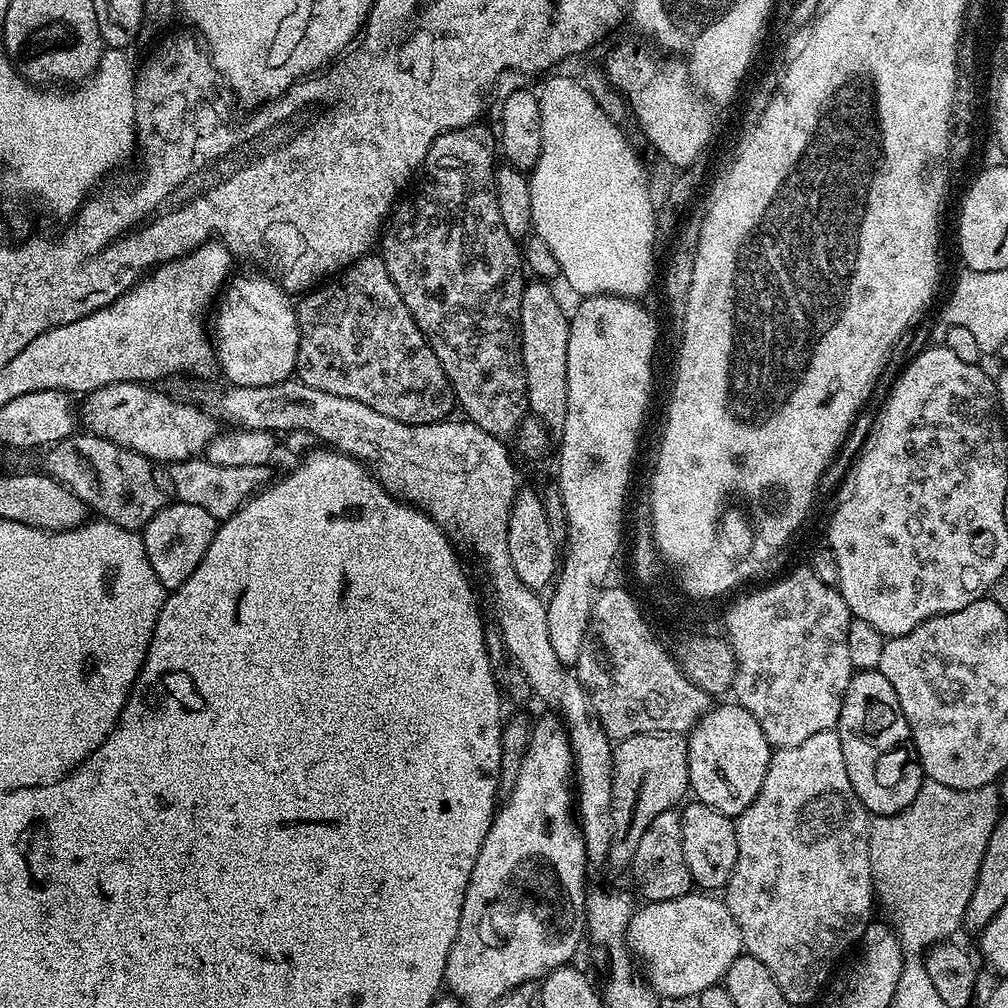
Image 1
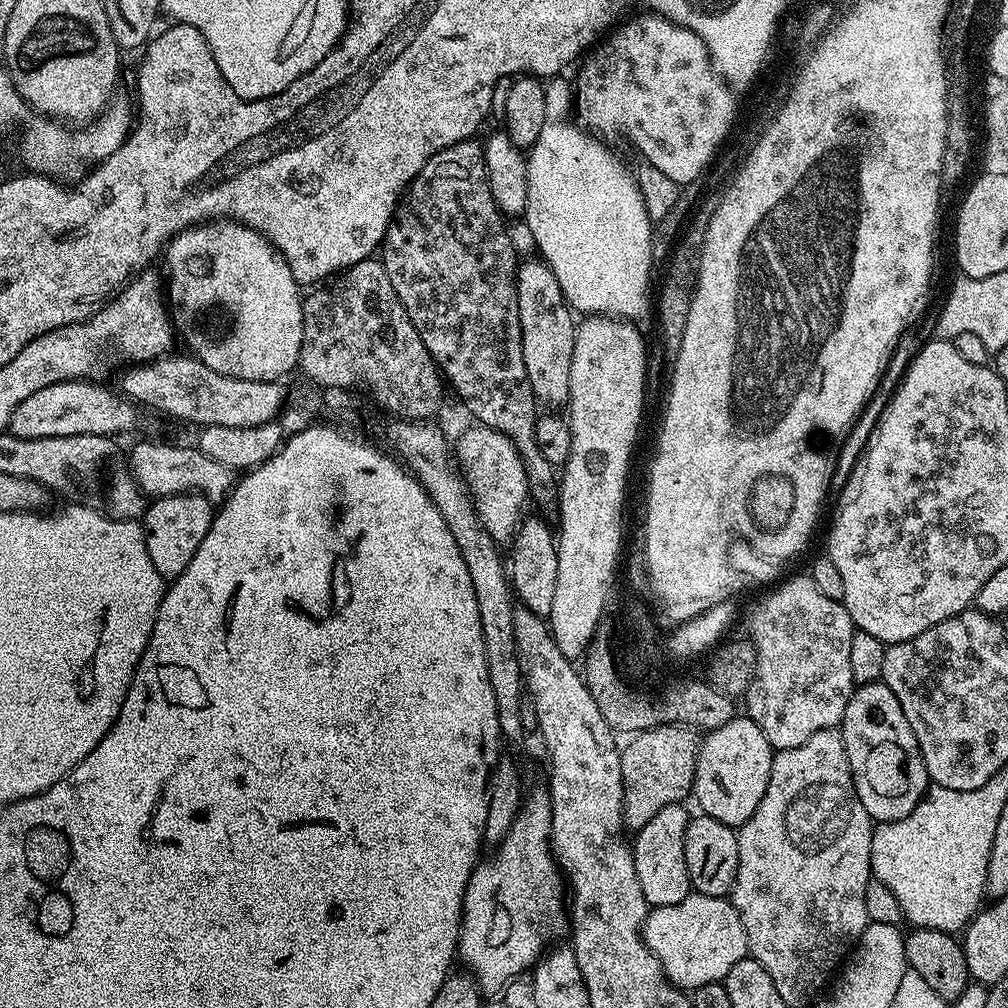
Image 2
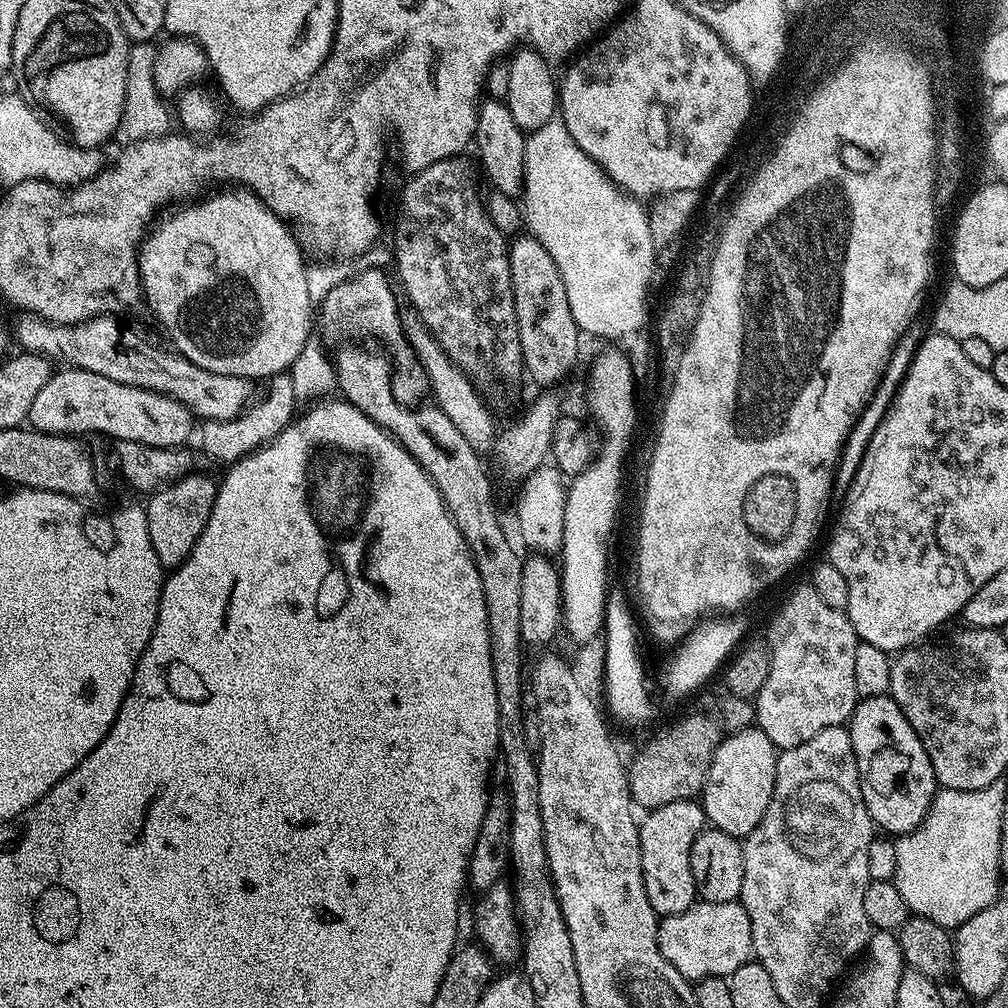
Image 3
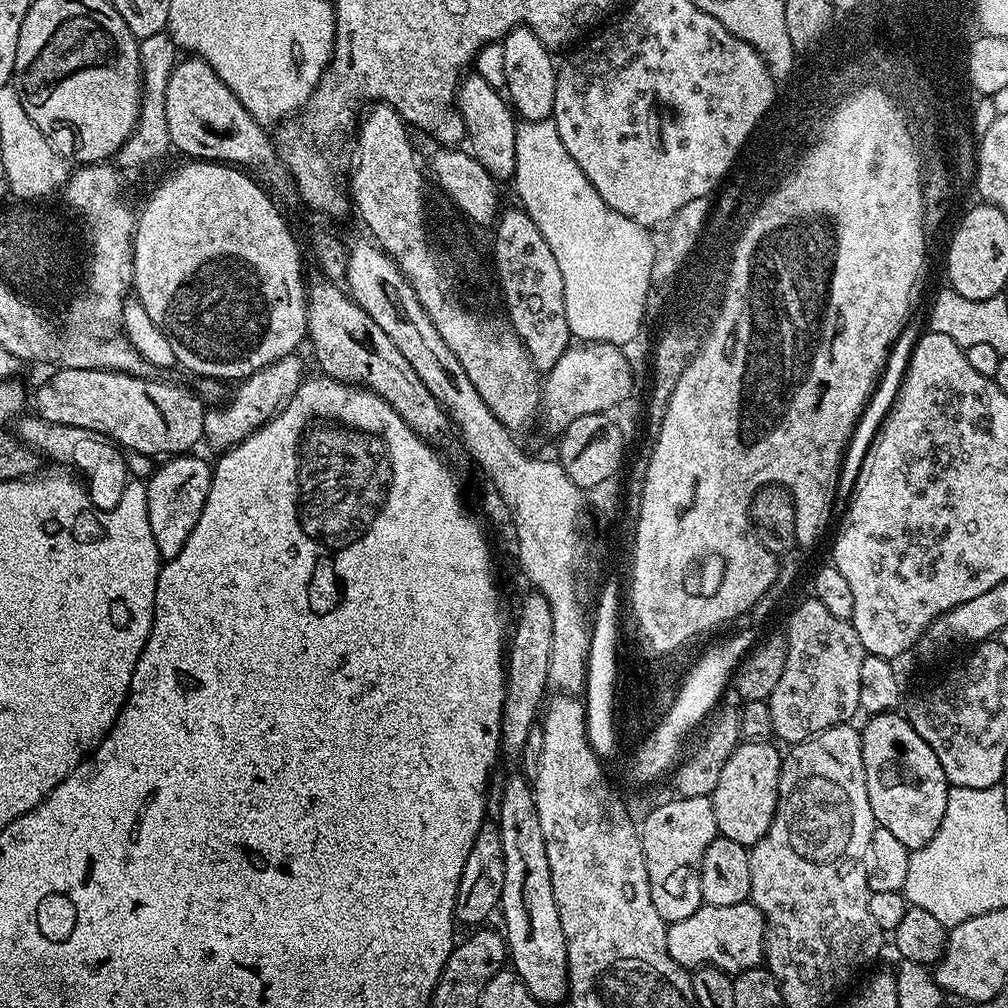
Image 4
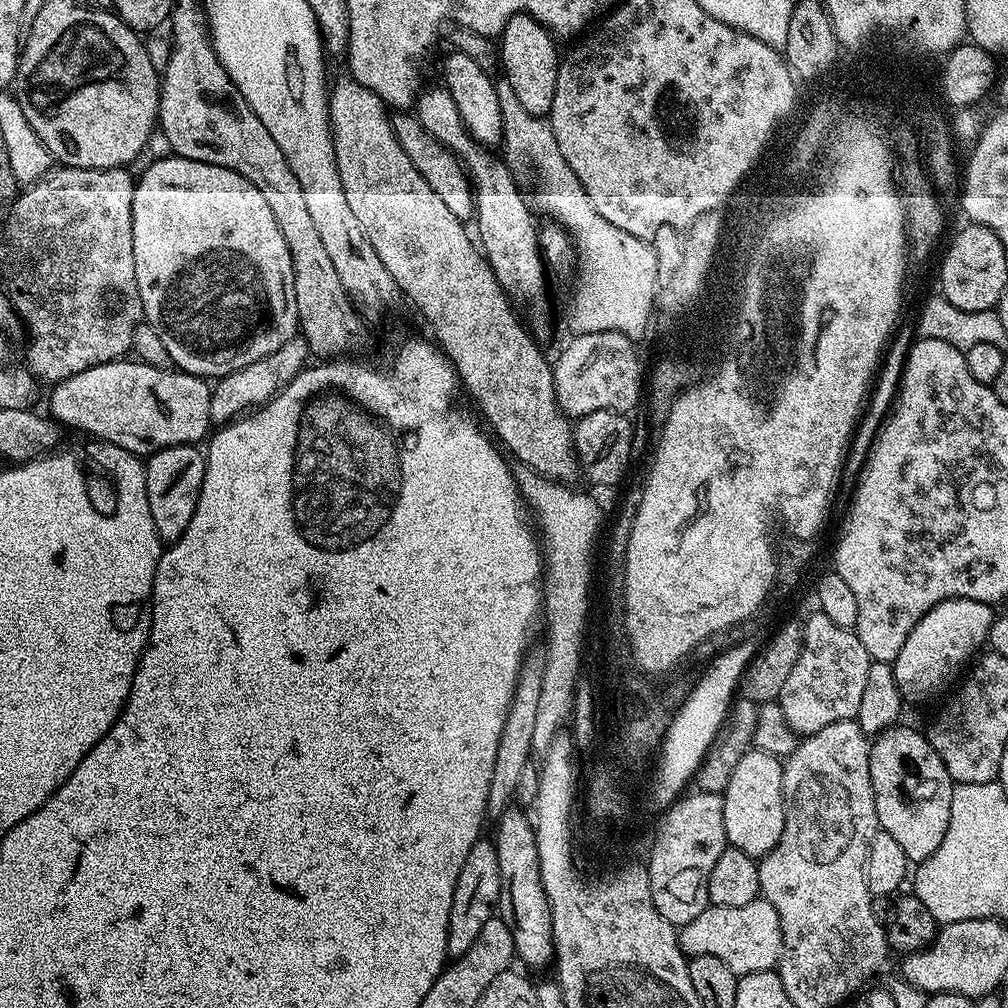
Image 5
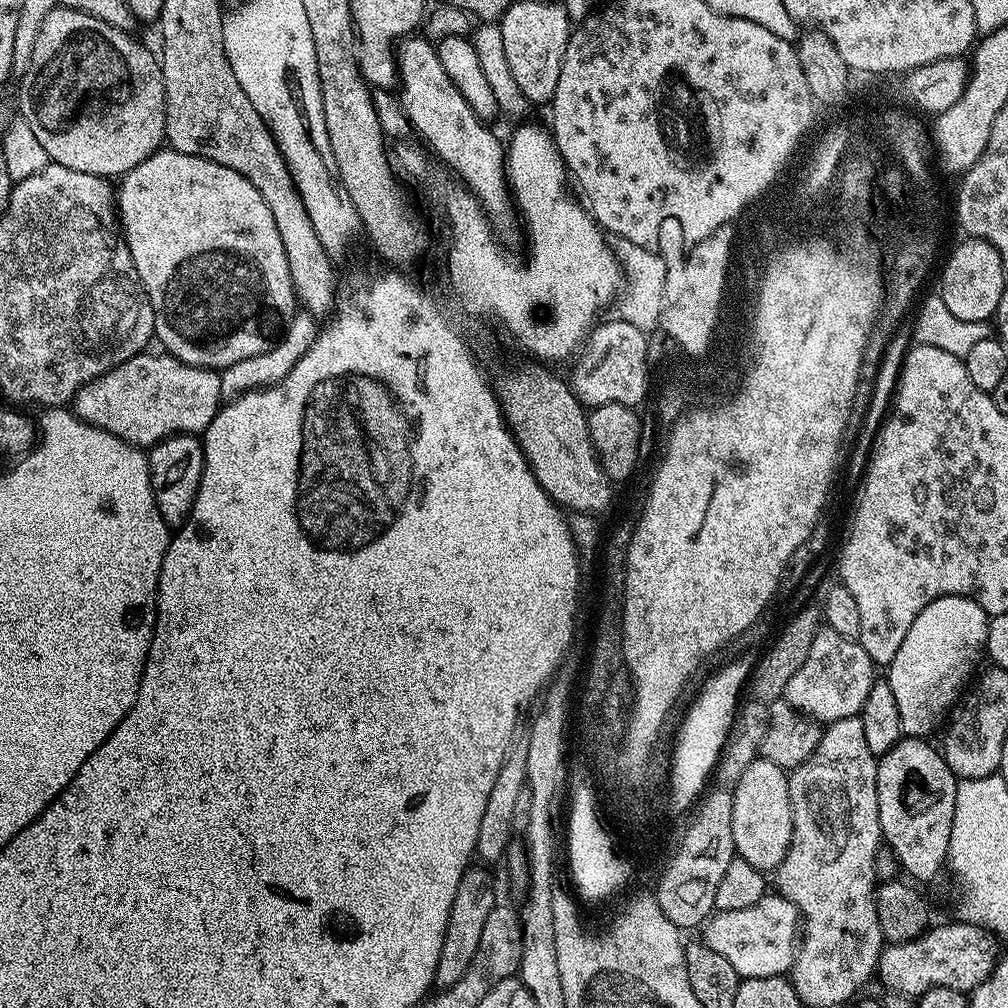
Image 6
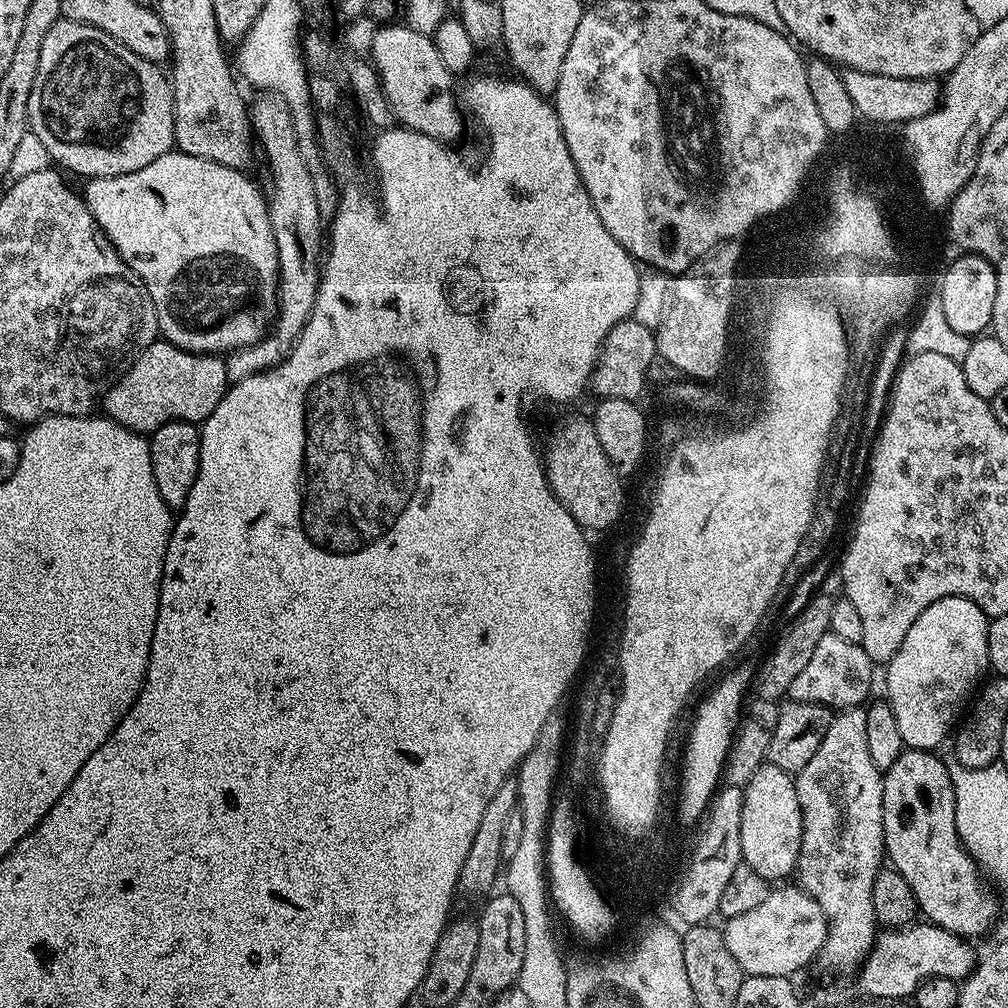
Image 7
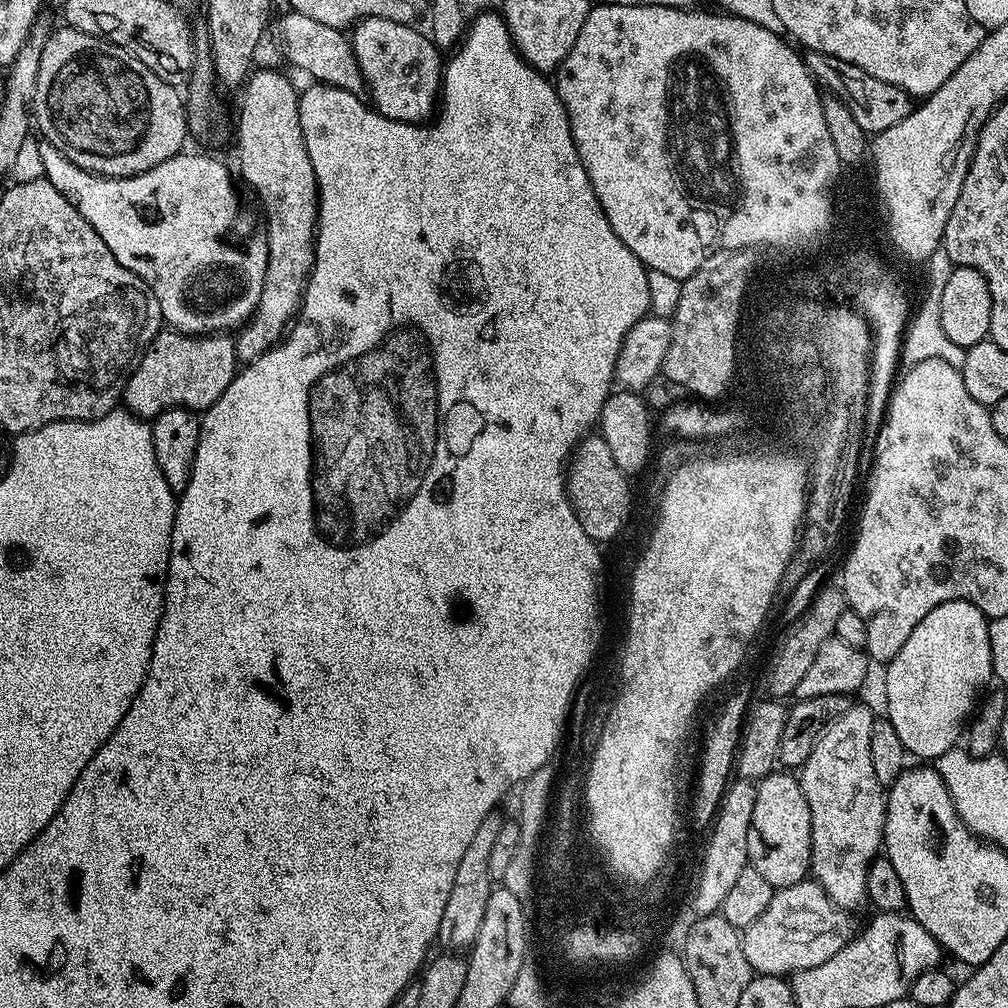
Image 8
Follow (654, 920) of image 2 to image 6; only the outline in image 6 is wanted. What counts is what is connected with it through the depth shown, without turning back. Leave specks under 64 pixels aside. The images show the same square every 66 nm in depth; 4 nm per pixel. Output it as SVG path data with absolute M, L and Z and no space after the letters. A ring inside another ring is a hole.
M766 894L746 910L726 910L709 916L702 928L702 940L722 954L741 978L770 978L791 973L801 928L802 917L794 902L779 894Z

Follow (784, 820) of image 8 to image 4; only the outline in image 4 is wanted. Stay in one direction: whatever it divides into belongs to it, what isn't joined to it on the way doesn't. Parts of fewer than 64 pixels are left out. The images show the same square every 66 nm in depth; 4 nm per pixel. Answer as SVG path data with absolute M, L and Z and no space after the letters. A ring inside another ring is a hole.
M741 742L736 745L736 749L730 754L730 758L726 758L726 766L722 766L722 774L718 774L718 786L712 791L710 797L714 806L714 822L716 823L717 833L726 838L730 838L734 842L745 846L751 846L760 841L762 834L766 834L766 830L770 830L770 822L774 818L774 810L778 802L778 778L780 777L780 761L782 759L781 749L776 749L777 745L772 742Z

